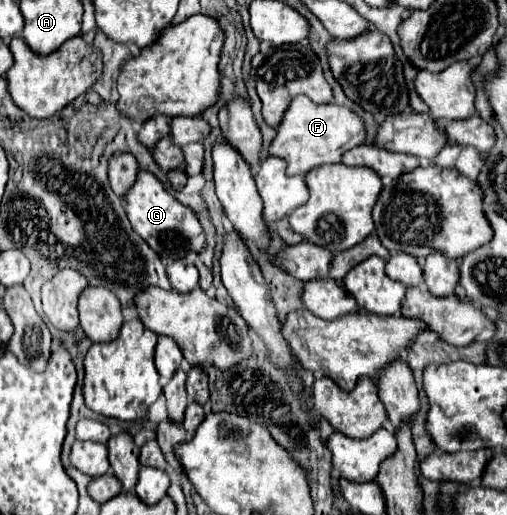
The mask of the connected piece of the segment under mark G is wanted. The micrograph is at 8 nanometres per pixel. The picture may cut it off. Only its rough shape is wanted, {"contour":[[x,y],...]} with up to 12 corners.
{"contour":[[140,171],[132,229],[164,259],[206,249],[196,213]]}

